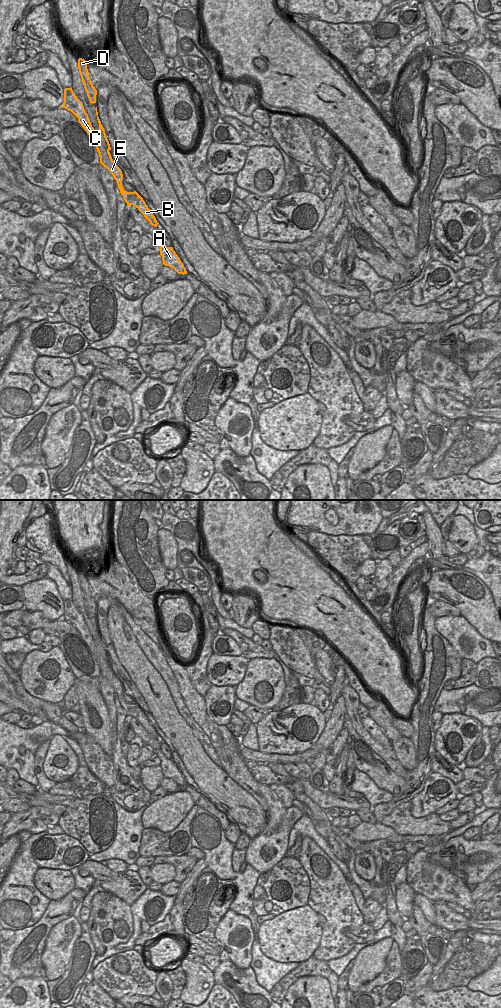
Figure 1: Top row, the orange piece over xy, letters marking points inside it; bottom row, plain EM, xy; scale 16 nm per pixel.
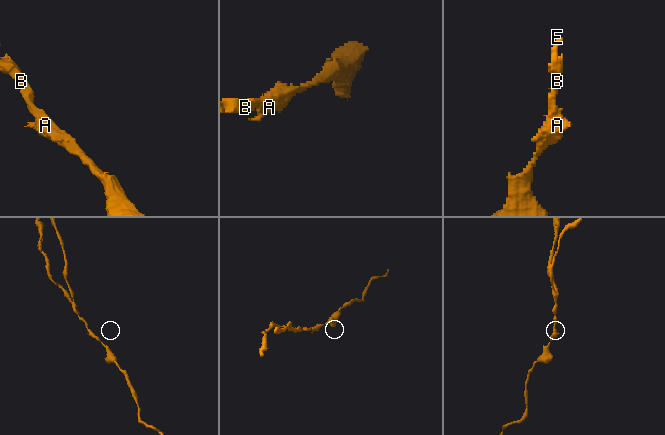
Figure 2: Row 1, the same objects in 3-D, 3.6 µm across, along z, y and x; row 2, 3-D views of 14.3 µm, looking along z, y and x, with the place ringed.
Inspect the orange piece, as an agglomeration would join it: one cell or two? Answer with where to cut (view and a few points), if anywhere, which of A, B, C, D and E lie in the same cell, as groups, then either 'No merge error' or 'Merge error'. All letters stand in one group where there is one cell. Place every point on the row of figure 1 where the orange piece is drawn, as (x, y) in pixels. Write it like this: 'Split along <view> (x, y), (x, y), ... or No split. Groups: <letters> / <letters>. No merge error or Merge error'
Split along xy (94, 130), (101, 137), (105, 137). Groups: A B C E / D. Merge error

